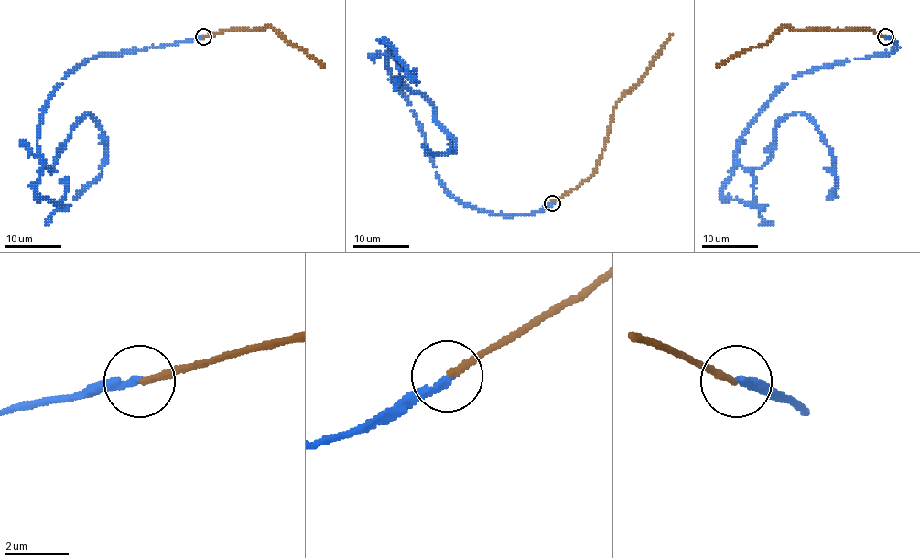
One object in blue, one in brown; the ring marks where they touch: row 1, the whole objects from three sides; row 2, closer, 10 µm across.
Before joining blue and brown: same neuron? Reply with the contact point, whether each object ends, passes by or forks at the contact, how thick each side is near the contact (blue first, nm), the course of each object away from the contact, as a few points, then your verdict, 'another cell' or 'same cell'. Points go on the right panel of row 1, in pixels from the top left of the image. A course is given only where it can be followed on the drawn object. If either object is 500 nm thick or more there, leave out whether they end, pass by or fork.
place (885, 37); blue ends; brown ends; calibres 260 and 200 nm; course blue (885, 37), (889, 53), (784, 83), (736, 152), (760, 167), (775, 126), (803, 112), (828, 146), (828, 198); course brown (885, 37), (871, 29), (791, 29), (784, 26), (763, 45), (742, 50), (716, 66); another cell

